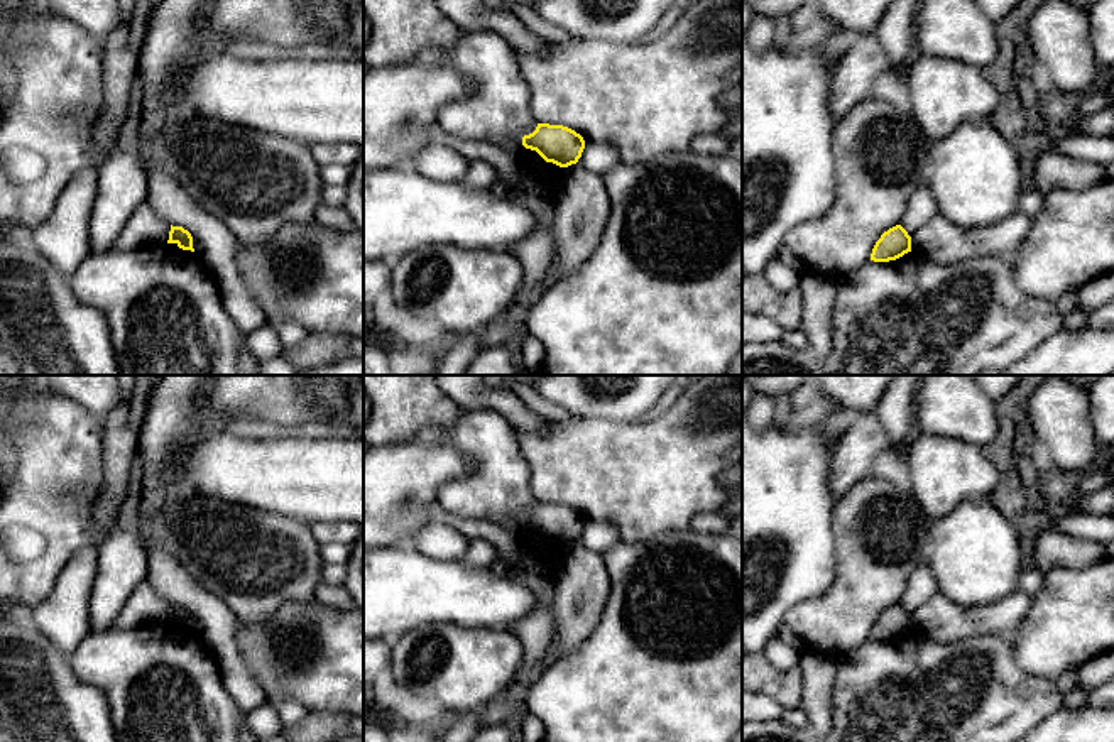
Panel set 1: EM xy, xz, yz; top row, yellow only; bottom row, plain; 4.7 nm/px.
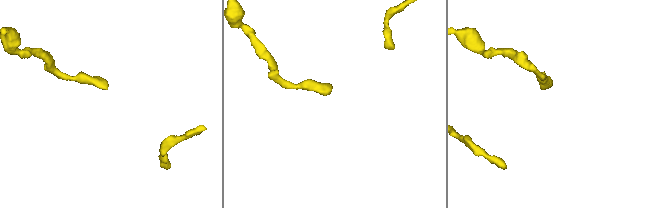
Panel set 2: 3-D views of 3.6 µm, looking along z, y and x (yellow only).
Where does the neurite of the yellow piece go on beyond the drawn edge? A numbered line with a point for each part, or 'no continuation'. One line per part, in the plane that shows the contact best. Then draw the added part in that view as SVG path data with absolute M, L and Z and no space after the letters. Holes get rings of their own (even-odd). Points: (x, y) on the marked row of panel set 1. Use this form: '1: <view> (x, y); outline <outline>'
no continuation

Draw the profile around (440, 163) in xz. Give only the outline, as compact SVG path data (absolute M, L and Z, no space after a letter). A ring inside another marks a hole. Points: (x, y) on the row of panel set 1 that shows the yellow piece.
M431 144L423 149L412 162L421 176L441 183L458 183L463 179L470 161L448 145Z

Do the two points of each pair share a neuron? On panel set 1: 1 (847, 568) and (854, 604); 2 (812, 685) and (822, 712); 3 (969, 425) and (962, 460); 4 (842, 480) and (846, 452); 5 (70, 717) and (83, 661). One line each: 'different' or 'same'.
1: same
2: same
3: different
4: same
5: different

